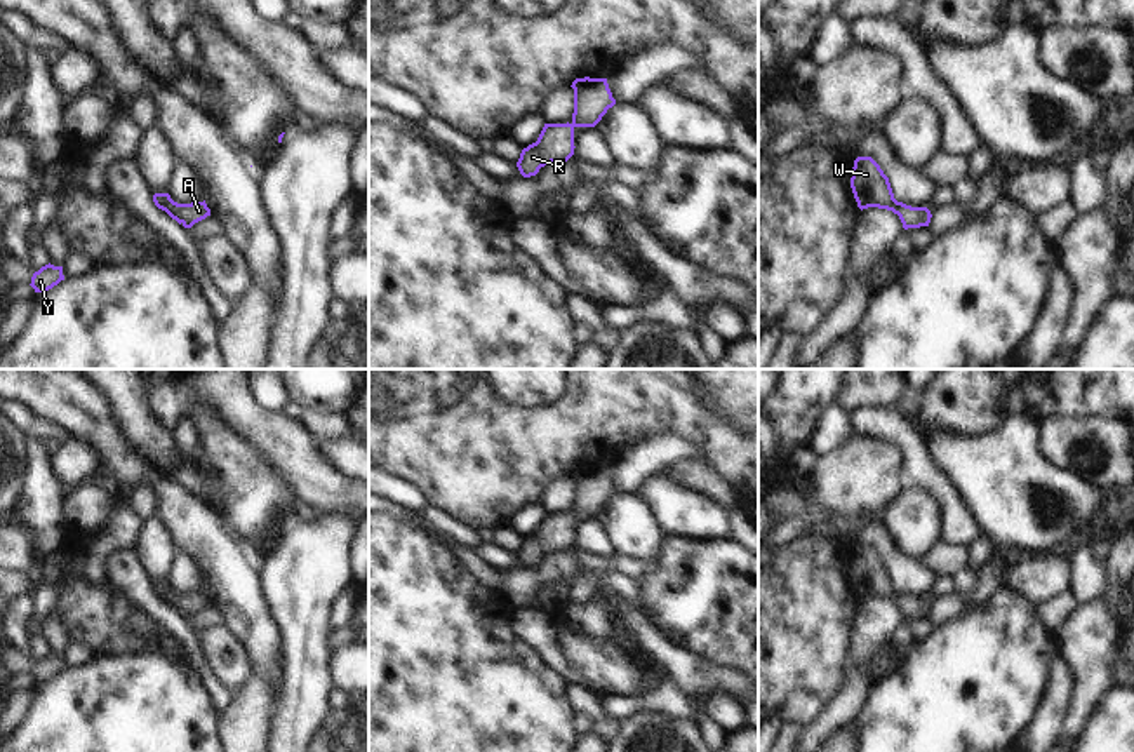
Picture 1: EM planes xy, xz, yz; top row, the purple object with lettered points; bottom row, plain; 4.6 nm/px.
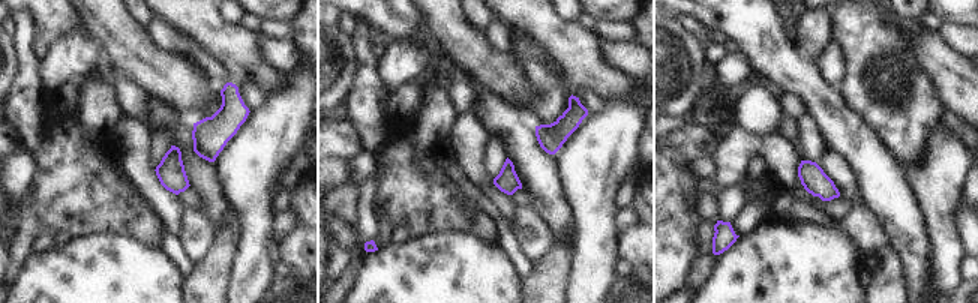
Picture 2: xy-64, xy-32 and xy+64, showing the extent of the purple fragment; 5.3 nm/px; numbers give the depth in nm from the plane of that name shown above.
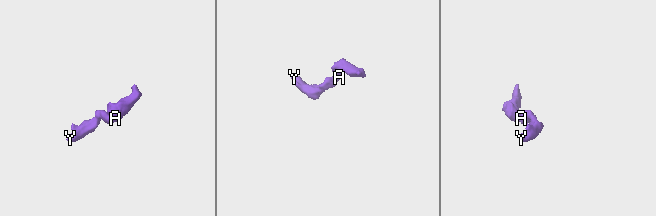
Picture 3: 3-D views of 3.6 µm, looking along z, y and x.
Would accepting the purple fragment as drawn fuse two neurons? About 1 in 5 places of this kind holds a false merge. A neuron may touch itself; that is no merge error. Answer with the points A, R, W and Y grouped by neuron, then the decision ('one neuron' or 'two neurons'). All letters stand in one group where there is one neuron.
A R W Y | one neuron

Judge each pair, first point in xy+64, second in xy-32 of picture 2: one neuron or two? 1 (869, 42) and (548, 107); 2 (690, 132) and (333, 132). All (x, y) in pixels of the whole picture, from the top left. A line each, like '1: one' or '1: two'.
1: one
2: one

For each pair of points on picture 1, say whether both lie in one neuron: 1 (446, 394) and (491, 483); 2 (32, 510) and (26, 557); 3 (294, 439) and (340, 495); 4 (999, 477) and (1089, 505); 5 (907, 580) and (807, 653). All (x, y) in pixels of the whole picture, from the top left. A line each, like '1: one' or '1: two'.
1: one
2: two
3: one
4: one
5: two

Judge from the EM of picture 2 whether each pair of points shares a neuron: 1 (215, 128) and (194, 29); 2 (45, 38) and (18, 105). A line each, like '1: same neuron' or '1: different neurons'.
1: same neuron
2: different neurons

